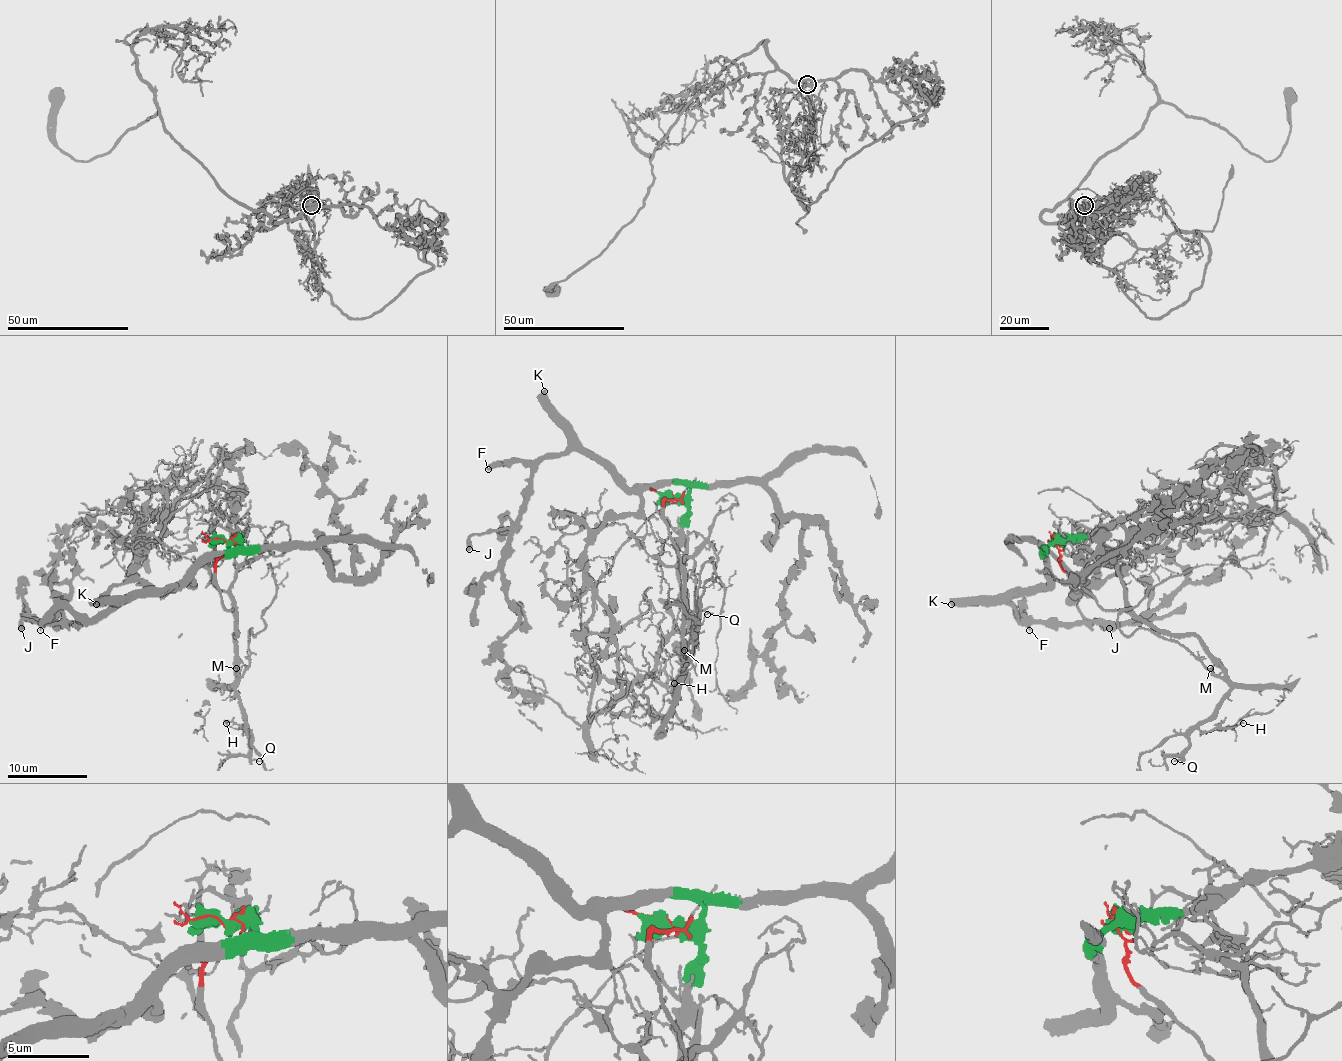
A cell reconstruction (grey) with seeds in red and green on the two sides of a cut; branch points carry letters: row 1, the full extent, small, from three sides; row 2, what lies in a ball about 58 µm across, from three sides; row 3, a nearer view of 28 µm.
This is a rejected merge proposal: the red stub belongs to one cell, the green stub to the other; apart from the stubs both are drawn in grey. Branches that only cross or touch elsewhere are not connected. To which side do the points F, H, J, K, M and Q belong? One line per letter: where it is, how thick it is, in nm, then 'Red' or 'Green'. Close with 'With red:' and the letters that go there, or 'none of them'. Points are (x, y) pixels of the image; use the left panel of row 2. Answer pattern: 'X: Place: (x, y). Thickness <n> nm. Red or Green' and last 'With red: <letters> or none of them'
F: Place: (40, 630). Thickness 280 nm. Green
H: Place: (226, 723). Thickness 160 nm. Red
J: Place: (21, 628). Thickness 440 nm. Green
K: Place: (96, 604). Thickness 500 nm. Green
M: Place: (236, 668). Thickness 120 nm. Red
Q: Place: (259, 761). Thickness 90 nm. Red
With red: H, M, Q

